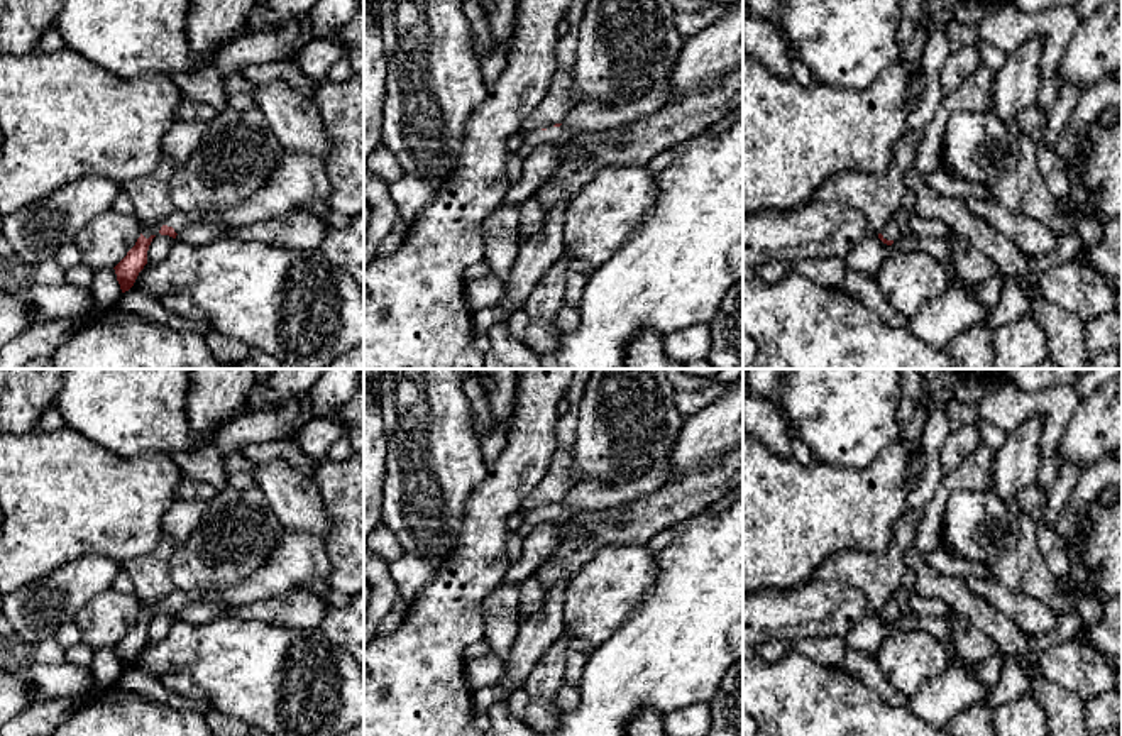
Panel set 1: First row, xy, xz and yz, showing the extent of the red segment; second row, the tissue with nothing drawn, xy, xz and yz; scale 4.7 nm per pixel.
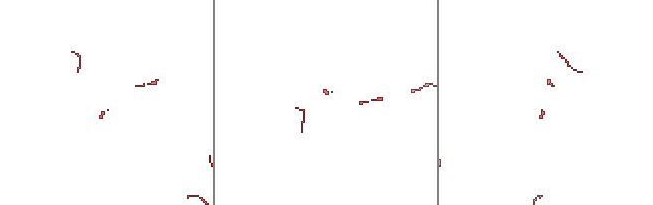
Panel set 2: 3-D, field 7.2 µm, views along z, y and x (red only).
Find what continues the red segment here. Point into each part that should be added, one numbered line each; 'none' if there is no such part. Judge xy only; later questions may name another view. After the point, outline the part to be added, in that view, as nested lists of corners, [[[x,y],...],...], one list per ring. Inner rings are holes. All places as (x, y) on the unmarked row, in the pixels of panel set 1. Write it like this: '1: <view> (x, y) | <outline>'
1: xy (296, 560) | [[[283,530],[279,543],[267,560],[240,585],[212,592],[176,589],[162,604],[173,606],[176,612],[193,602],[222,602],[239,607],[303,589],[311,582],[325,582],[330,570],[332,563],[323,538]],[[162,604],[156,609],[142,606],[142,614],[146,618],[159,614]]]

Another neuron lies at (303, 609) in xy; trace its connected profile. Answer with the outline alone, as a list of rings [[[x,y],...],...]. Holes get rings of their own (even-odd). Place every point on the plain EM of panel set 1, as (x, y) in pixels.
[[[298,589],[245,606],[232,607],[225,616],[261,621],[272,626],[313,629],[320,626],[327,607],[327,601],[318,594]]]

